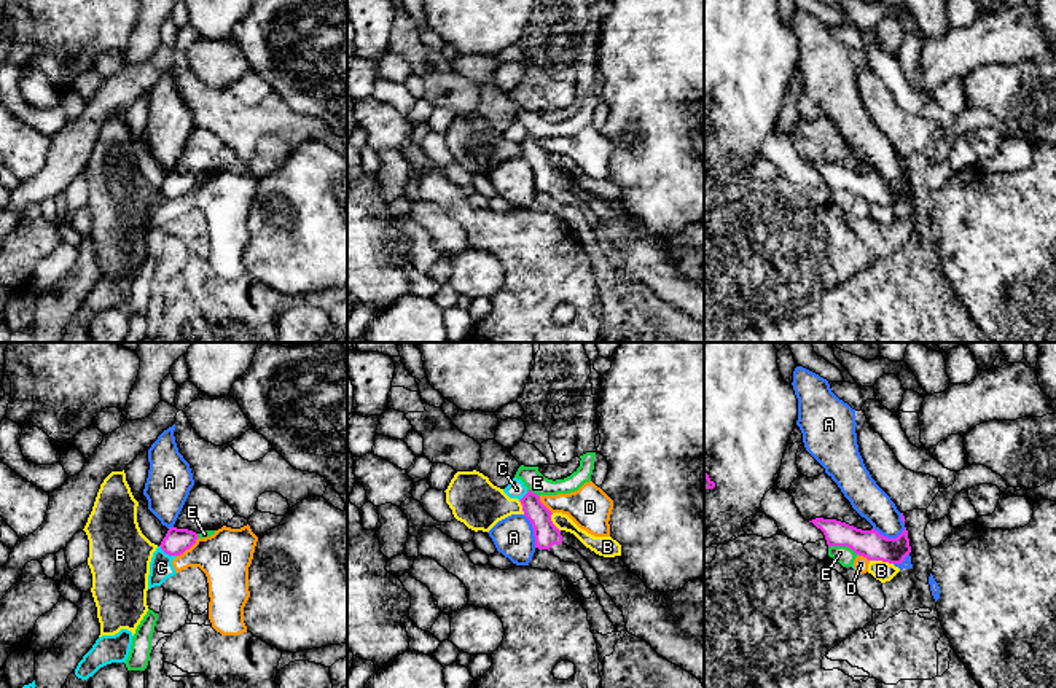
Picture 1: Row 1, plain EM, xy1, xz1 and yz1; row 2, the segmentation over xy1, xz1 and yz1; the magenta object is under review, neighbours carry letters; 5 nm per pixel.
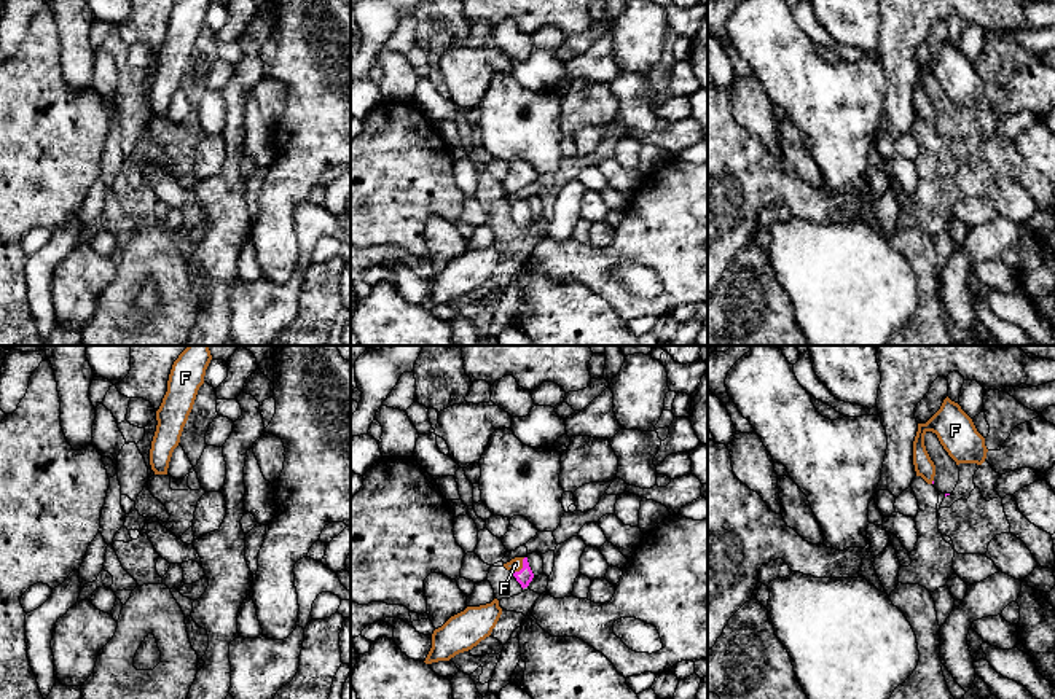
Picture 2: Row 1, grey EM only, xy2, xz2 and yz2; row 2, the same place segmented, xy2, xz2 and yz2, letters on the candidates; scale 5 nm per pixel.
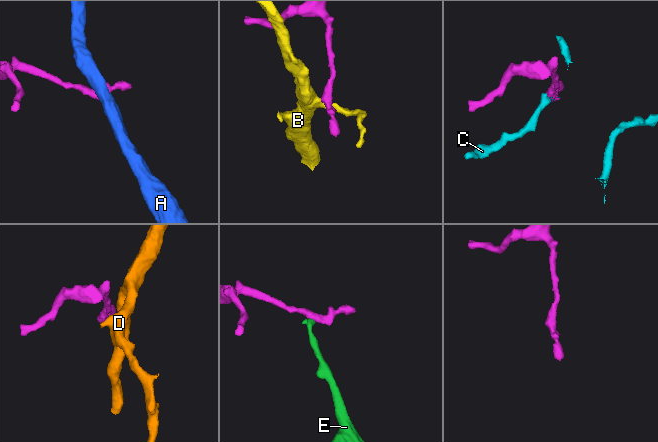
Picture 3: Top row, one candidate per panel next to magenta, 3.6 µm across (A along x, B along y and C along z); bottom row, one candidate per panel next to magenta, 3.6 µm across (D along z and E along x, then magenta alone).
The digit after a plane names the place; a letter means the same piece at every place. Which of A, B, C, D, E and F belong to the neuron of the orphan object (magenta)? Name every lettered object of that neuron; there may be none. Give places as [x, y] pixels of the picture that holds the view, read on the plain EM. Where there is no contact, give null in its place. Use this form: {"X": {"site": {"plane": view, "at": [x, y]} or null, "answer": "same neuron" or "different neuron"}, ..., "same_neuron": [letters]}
{"A": {"site": {"plane": "yz1", "at": [889, 182]}, "answer": "different neuron"}, "B": {"site": {"plane": "yz1", "at": [881, 203]}, "answer": "different neuron"}, "C": {"site": {"plane": "xy1", "at": [168, 196]}, "answer": "different neuron"}, "D": {"site": {"plane": "xy1", "at": [187, 191]}, "answer": "different neuron"}, "E": {"site": {"plane": "yz1", "at": [843, 188]}, "answer": "different neuron"}, "F": {"site": {"plane": "xz2", "at": [523, 210]}, "answer": "same neuron"}, "same_neuron": ["F"]}

